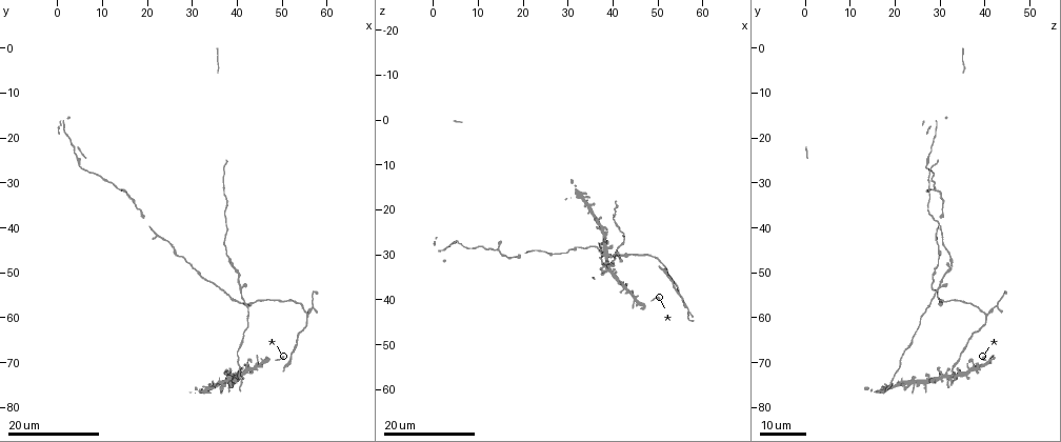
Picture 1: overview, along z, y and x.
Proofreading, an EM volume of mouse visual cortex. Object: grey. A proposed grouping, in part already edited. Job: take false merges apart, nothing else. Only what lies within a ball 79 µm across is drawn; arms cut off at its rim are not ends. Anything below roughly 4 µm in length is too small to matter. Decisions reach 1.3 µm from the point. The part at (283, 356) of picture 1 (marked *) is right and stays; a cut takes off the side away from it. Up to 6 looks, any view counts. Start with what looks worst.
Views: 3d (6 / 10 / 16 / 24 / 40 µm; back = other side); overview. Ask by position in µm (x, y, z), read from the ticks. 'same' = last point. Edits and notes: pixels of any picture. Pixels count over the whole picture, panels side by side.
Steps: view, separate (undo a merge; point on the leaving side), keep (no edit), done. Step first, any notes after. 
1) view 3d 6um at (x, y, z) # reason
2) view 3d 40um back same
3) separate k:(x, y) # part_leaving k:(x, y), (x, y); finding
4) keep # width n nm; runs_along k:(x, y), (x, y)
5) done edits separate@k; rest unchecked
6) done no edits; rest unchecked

view 3d 16um at (14.0, 31.5, 29.0)

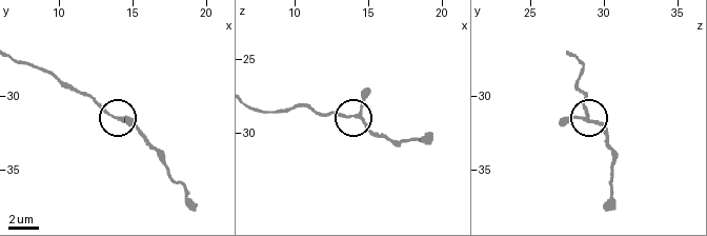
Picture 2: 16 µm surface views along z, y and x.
view 3d 6um at (14.0, 31.6, 29.0)

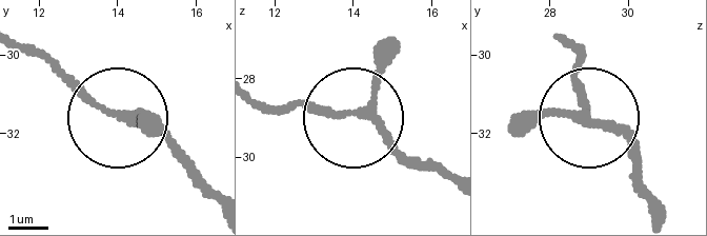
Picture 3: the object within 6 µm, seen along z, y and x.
keep # arms 3; continuous, no second neuron

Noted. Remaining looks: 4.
view 3d 16um at (23.5, 42.0, 29.0) # two arms in line, one across

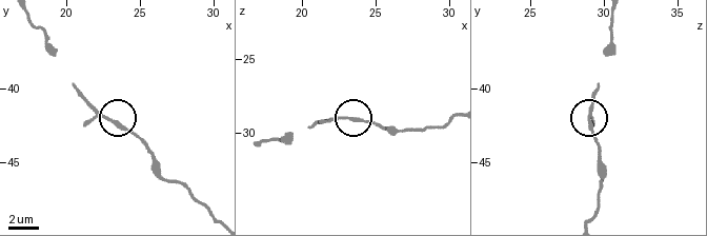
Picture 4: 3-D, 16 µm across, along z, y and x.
view 3d 10um at (23.0, 42.0, 29.0)

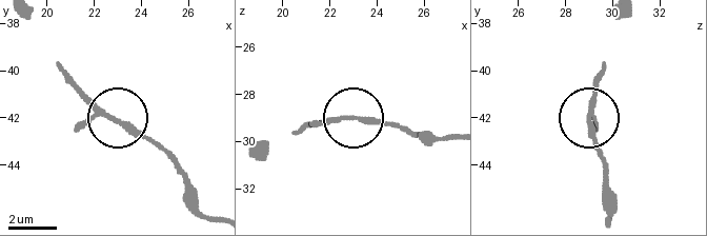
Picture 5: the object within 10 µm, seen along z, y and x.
keep # runs_along 5:(211, 218), (158, 148), (103, 111), (69, 77); continuous, no second neuron

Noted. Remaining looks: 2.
view 3d 24um at (42.5, 58.5, 26.5) # thin neck

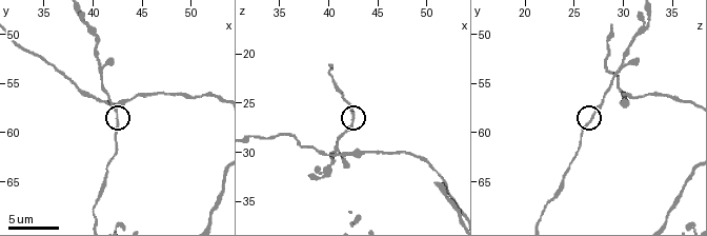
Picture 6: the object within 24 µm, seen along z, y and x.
view 3d 6um at (42.6, 58.2, 26.8)

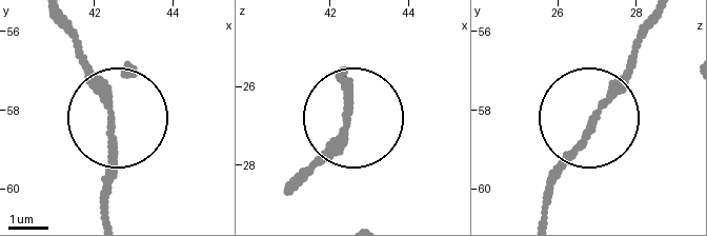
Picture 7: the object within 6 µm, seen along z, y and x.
keep # runs_along 7:(543, 215), (550, 175), (637, 46); continuous, no second neuron

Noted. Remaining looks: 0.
done no edits; rest unchecked

